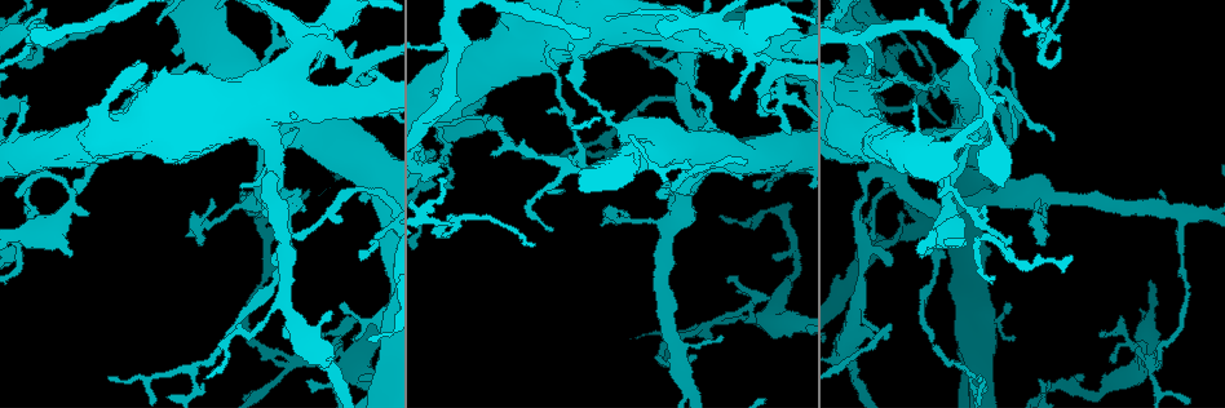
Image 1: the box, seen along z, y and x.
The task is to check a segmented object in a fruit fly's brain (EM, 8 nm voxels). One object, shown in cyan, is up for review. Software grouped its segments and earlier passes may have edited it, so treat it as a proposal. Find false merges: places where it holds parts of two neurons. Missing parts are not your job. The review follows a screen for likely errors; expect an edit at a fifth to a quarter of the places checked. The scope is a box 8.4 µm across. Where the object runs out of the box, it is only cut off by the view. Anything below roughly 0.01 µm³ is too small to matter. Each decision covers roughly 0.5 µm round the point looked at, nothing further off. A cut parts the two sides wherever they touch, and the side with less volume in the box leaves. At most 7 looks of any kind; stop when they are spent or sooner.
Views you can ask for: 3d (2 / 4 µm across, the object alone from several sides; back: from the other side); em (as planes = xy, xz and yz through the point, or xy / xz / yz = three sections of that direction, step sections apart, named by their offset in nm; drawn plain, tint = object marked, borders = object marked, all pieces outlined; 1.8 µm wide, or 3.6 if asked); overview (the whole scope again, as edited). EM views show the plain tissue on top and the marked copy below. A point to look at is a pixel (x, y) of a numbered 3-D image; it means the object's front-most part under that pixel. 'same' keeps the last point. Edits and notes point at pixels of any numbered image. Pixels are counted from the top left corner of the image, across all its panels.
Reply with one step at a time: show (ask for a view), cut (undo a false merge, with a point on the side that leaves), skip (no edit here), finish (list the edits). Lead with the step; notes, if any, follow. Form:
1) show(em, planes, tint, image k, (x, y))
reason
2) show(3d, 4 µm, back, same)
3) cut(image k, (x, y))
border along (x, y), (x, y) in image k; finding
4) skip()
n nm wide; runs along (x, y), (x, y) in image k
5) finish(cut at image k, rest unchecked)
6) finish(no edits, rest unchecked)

show(em, planes, tint, image 1, (711, 33))
abrupt turn

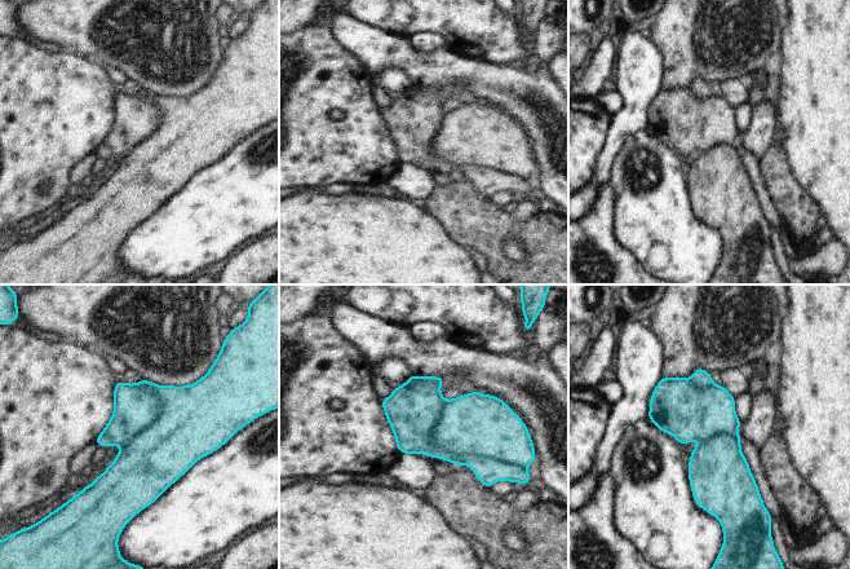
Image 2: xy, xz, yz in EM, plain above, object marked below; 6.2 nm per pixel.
skip()
one neuron here

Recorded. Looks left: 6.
show(3d, 4 µm, image 1, (687, 64))
looks like a crossing

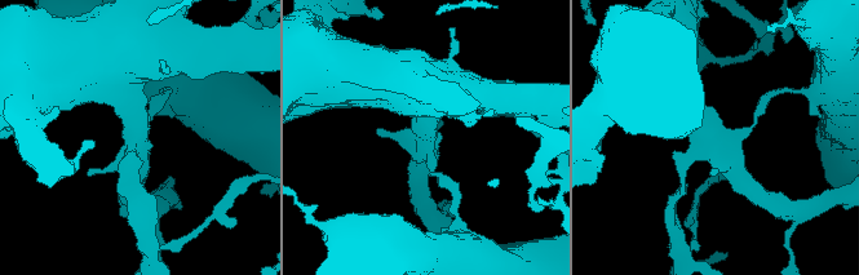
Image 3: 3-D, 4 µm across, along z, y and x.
show(em, planes, tint, image 3, (138, 146))
now the EM

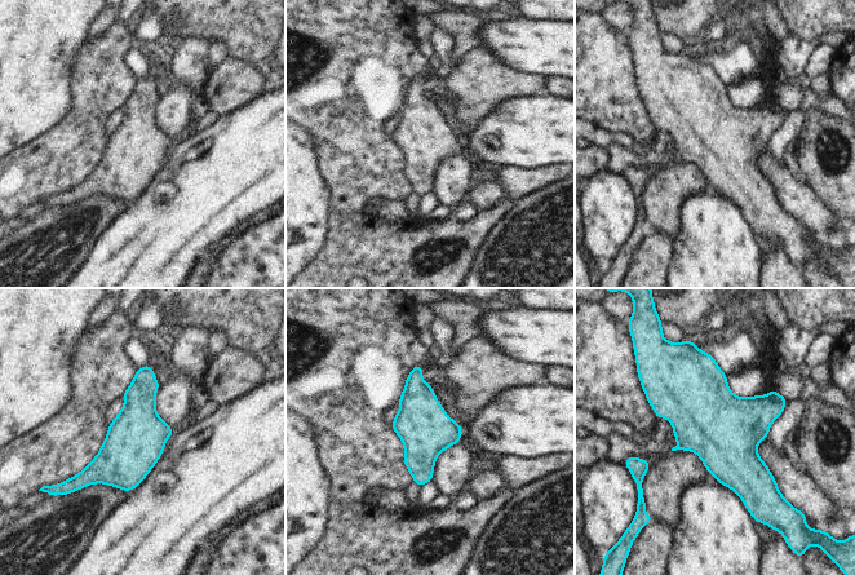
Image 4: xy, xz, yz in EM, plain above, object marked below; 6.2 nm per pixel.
skip()
340 nm wide; one neuron here

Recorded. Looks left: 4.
show(3d, 2 µm, image 1, (939, 77))
closes a loop

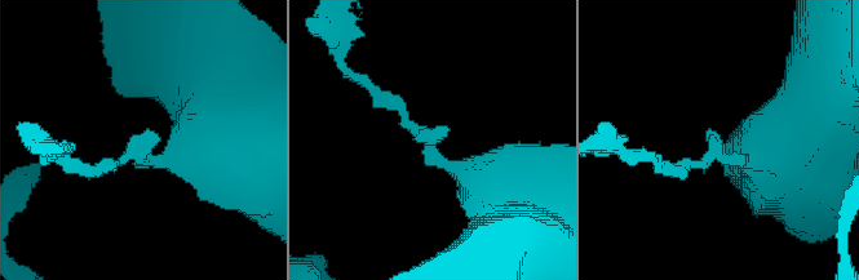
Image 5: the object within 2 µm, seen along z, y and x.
show(em, planes, borders, image 5, (715, 148))
need the tissue

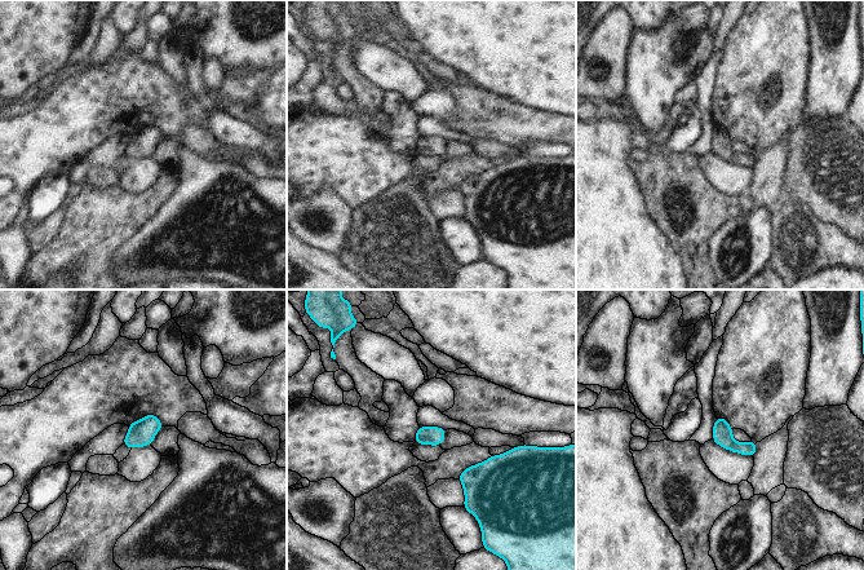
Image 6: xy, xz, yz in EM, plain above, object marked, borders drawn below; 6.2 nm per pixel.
skip()
one neuron here

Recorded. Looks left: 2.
finish(no edits, rest unchecked)

